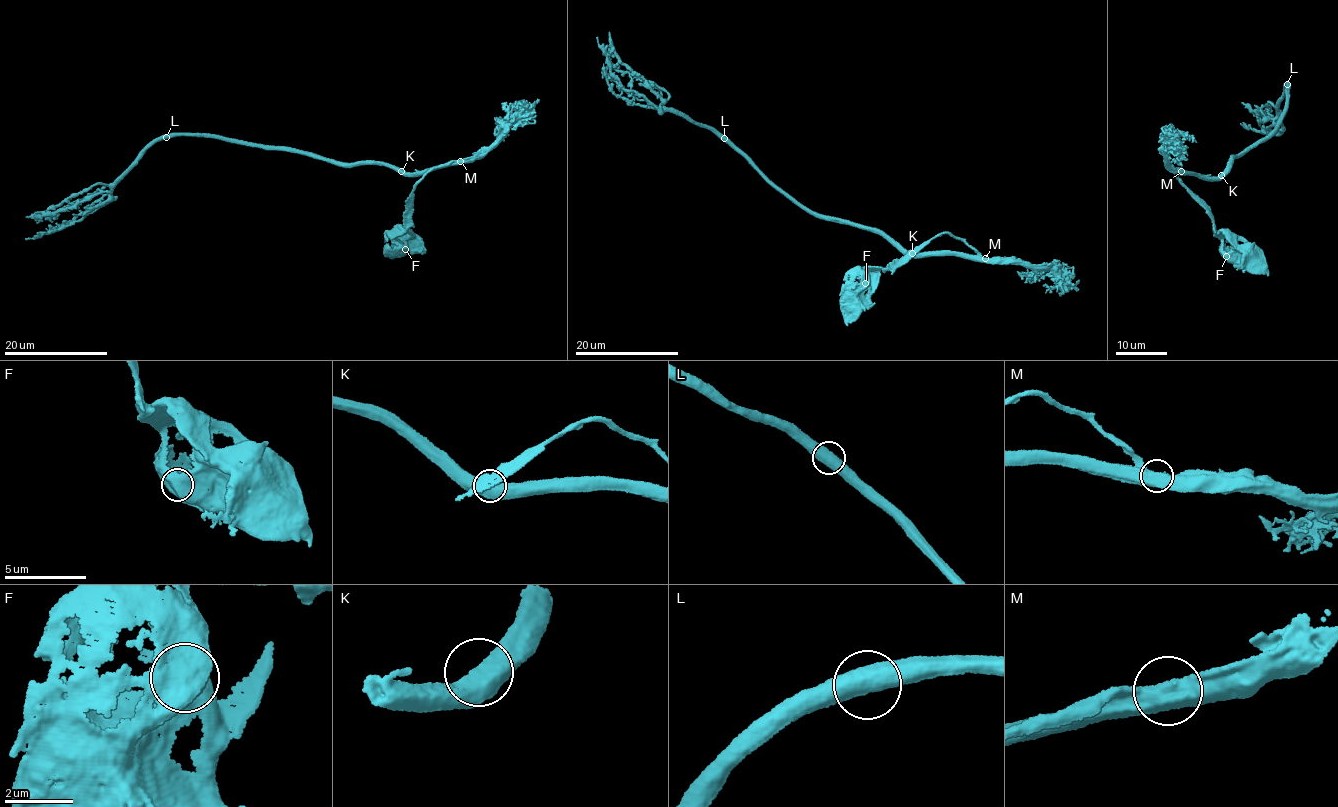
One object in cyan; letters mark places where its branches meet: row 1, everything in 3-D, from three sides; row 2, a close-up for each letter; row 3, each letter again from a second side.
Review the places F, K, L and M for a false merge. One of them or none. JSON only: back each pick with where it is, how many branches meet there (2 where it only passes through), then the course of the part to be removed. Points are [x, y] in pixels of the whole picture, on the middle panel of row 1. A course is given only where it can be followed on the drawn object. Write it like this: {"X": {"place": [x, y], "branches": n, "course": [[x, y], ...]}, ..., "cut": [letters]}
{"cut": []}

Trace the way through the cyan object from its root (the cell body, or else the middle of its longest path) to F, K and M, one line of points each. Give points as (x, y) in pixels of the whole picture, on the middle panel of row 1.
F: (851, 305), (853, 295), (865, 283)
K: (851, 305), (855, 298), (871, 289), (881, 269), (936, 235), (950, 233), (964, 240), (976, 253), (912, 253)
M: (851, 305), (855, 298), (871, 289), (881, 269), (936, 235), (950, 233), (985, 258)

